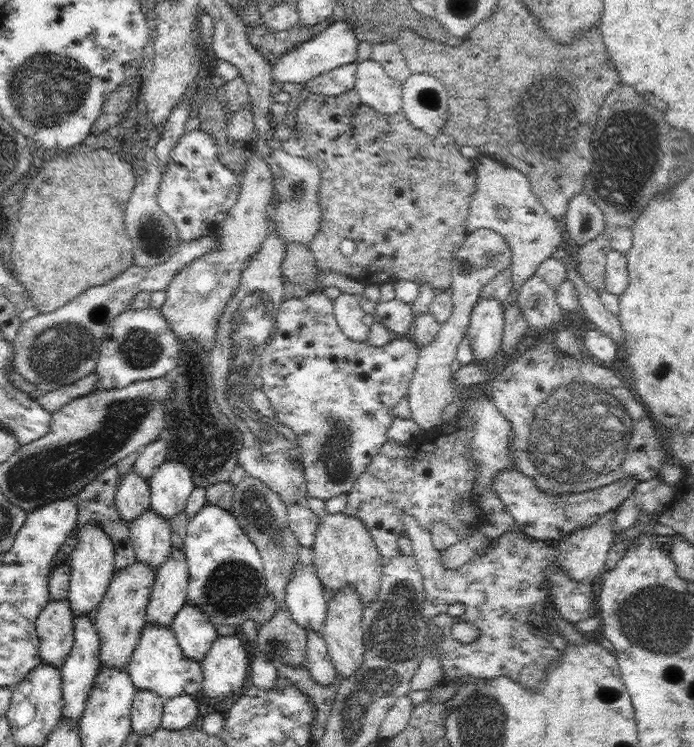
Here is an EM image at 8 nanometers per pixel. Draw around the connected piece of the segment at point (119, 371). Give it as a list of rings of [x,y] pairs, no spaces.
[[[128,308],[111,320],[102,338],[97,367],[98,382],[93,392],[123,389],[142,379],[161,378],[179,363],[180,339],[172,331],[160,308]]]

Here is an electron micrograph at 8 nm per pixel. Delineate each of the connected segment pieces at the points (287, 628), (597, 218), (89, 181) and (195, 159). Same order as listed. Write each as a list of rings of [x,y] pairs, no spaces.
[[[280,609],[272,615],[272,618],[260,625],[257,630],[257,640],[254,642],[253,653],[266,655],[274,662],[286,664],[290,666],[302,665],[304,655],[307,649],[307,632],[300,627],[294,619],[292,619],[291,612],[288,609]]]
[[[583,191],[570,199],[562,221],[569,242],[575,240],[574,244],[580,247],[604,230],[604,215],[590,198]]]
[[[83,141],[74,147],[70,147],[70,149],[56,150],[50,153],[52,153],[52,157],[48,157],[48,161],[42,166],[42,170],[38,172],[38,176],[34,176],[34,180],[30,182],[30,186],[28,186],[26,192],[22,194],[18,224],[10,252],[10,259],[12,259],[13,262],[12,270],[16,276],[16,280],[27,290],[28,297],[32,300],[29,304],[37,308],[39,313],[48,313],[63,307],[74,297],[82,294],[88,287],[98,286],[108,282],[108,279],[116,277],[116,275],[122,273],[122,271],[128,269],[128,267],[133,264],[133,242],[128,236],[124,224],[125,208],[130,199],[131,192],[135,187],[132,166],[130,166],[126,160],[122,160],[120,154],[106,152],[106,150],[96,150],[96,152],[94,152],[94,150],[84,144]]]
[[[198,127],[180,137],[174,150],[170,151],[166,166],[160,166],[162,178],[156,199],[161,215],[170,216],[179,239],[183,241],[192,241],[218,231],[238,200],[241,190],[238,175],[220,162],[218,154],[216,139]]]

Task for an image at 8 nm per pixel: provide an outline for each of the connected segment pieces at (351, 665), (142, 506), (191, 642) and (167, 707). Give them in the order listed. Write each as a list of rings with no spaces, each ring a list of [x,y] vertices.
[[[350,583],[342,587],[338,593],[330,595],[327,603],[327,615],[324,619],[324,630],[321,634],[326,641],[327,651],[335,670],[343,679],[348,679],[354,675],[356,670],[361,668],[362,661],[364,661],[366,647],[361,620],[365,606],[360,601],[360,595],[358,595],[356,587],[350,585]]]
[[[136,470],[126,472],[126,475],[119,480],[115,503],[122,519],[128,521],[128,524],[132,523],[150,508],[149,482]]]
[[[184,603],[170,626],[182,653],[190,659],[202,661],[217,639],[218,630],[210,617],[196,605]]]
[[[190,695],[175,696],[163,703],[162,727],[168,730],[180,730],[191,726],[198,716],[198,702]]]

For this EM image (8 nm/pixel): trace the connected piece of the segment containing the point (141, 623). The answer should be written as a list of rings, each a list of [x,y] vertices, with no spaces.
[[[136,560],[130,566],[115,572],[104,599],[94,613],[94,627],[100,637],[100,666],[112,665],[118,669],[126,669],[147,623],[146,610],[156,571],[150,563]]]

